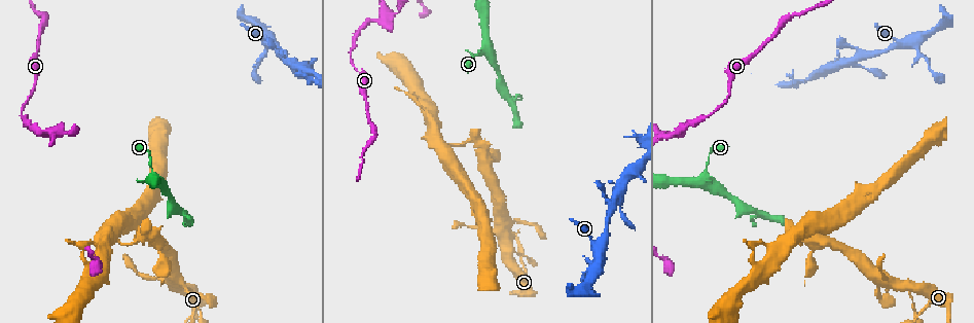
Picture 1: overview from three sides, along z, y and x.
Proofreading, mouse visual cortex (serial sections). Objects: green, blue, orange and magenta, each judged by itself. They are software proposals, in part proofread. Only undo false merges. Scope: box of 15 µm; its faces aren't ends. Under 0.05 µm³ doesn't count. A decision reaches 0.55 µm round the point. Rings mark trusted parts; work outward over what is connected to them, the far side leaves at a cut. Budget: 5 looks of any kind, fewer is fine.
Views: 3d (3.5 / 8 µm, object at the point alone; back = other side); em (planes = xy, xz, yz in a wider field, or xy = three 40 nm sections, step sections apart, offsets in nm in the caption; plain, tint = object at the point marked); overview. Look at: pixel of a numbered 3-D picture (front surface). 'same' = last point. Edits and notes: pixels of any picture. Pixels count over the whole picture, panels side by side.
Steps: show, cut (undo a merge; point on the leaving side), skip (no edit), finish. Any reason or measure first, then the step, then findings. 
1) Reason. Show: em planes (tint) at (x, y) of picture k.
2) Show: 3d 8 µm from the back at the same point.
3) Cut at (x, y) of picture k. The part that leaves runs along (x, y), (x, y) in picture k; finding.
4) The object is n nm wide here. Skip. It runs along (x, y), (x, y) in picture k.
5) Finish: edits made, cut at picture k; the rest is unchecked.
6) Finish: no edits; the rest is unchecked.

Thick turns thin. Show: 3d 3.5 µm at (729, 87) of picture 1.

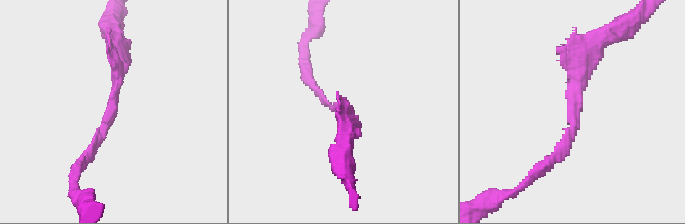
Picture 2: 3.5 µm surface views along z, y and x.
The arms are 150, 250 nm wide. Show: em xy step 5 (tint) at (114, 107) of picture 2.

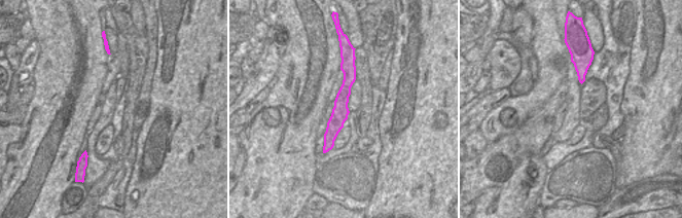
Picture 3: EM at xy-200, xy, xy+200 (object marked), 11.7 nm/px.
Another direction. Show: em xy step 3 (tint) at the same point.

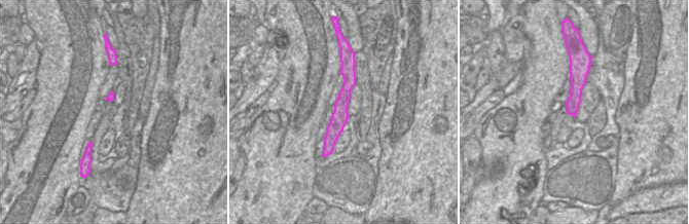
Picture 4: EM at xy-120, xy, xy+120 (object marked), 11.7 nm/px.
The object is 190 nm wide here. Skip. It runs along (595, 42), (552, 159) in picture 2; continuous, no second cell.

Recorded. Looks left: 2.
Branch point. Show: 3d 3.5 µm at (385, 21) of picture 1.

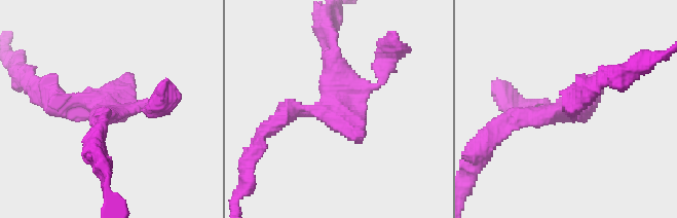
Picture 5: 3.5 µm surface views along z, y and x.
Need the tissue. Show: em xy step 2 (tint) at (345, 106) of picture 5.

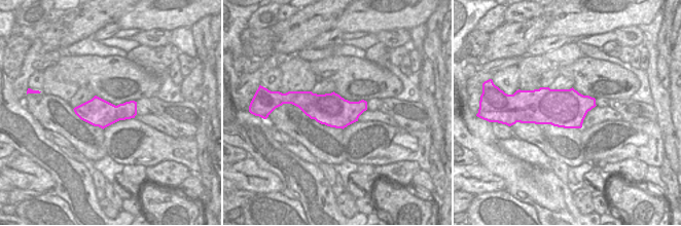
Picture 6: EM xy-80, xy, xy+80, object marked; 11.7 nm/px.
Skip. It runs along (279, 118), (337, 113), (390, 63) in picture 5; continuous, no second cell.

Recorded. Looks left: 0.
Finish: no edits; the rest is unchecked.

